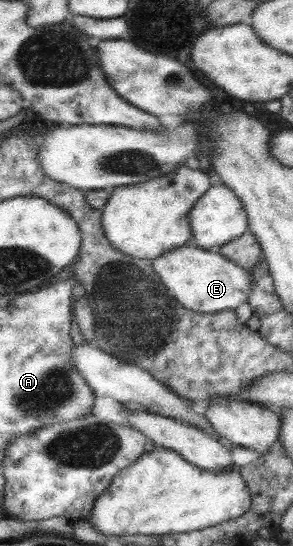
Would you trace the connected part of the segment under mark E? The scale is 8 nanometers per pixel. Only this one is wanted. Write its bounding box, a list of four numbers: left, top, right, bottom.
[151,245,251,314]

